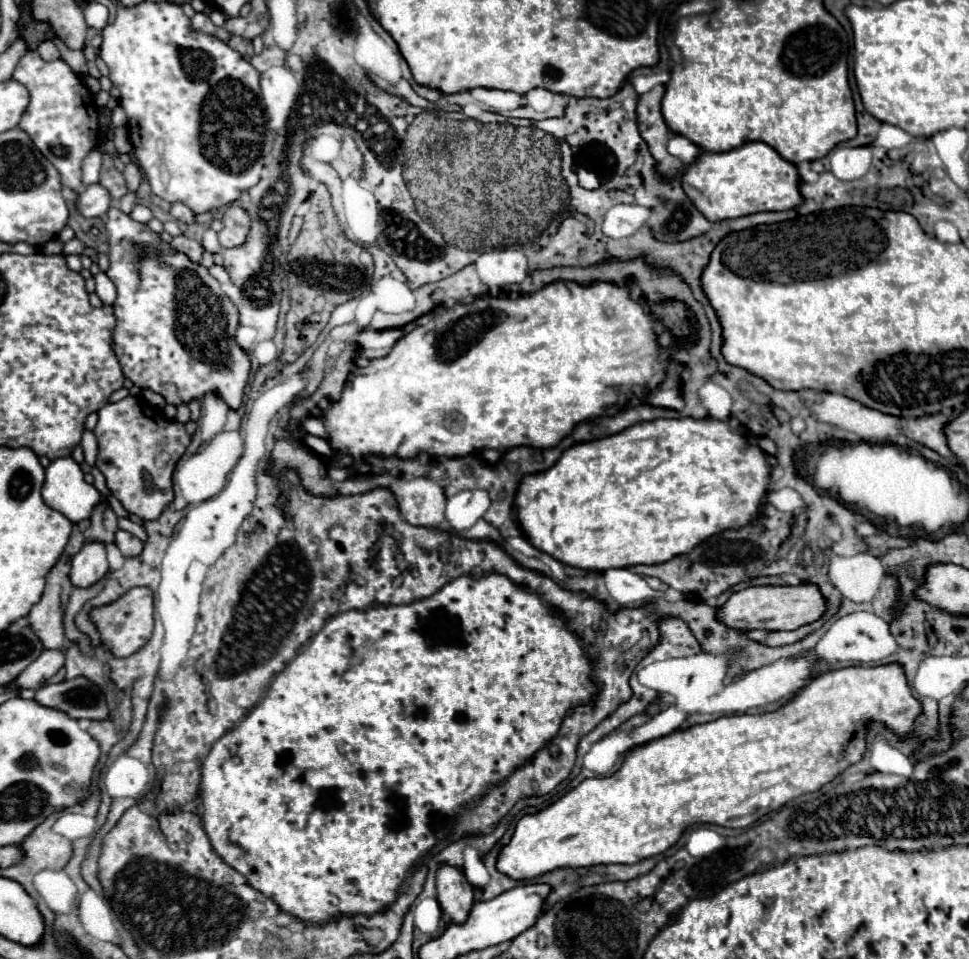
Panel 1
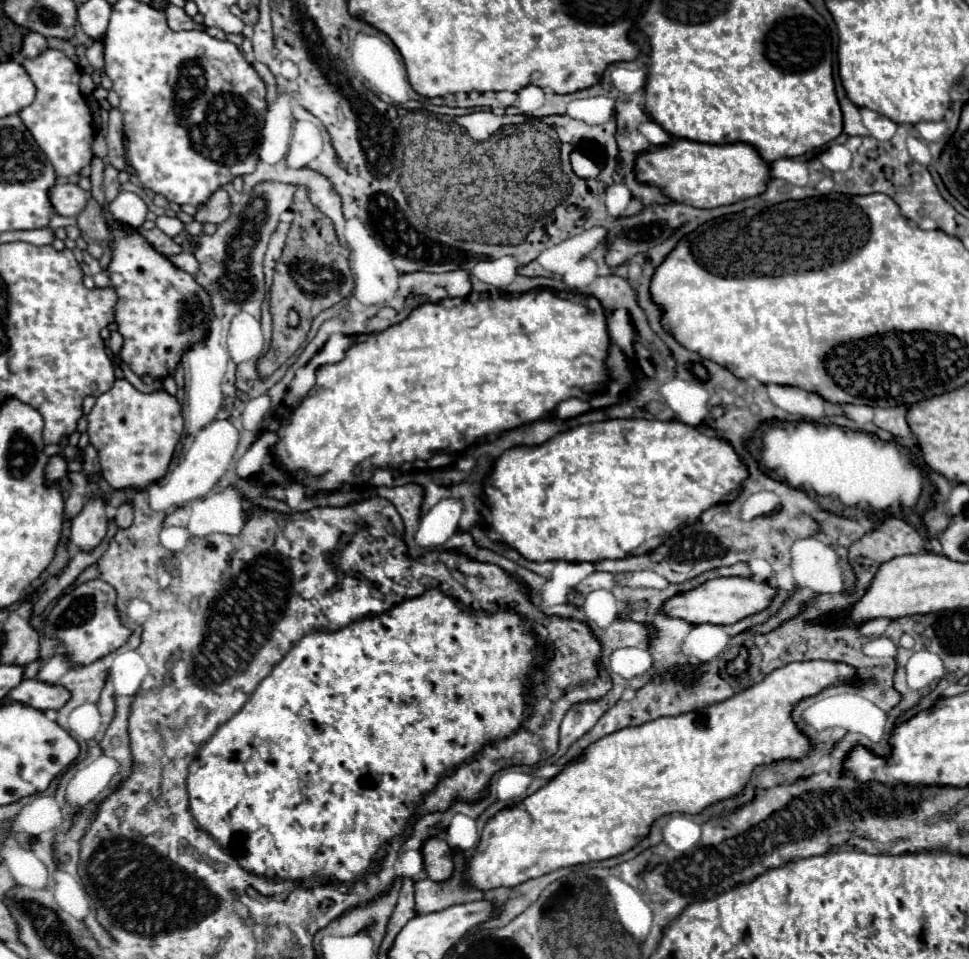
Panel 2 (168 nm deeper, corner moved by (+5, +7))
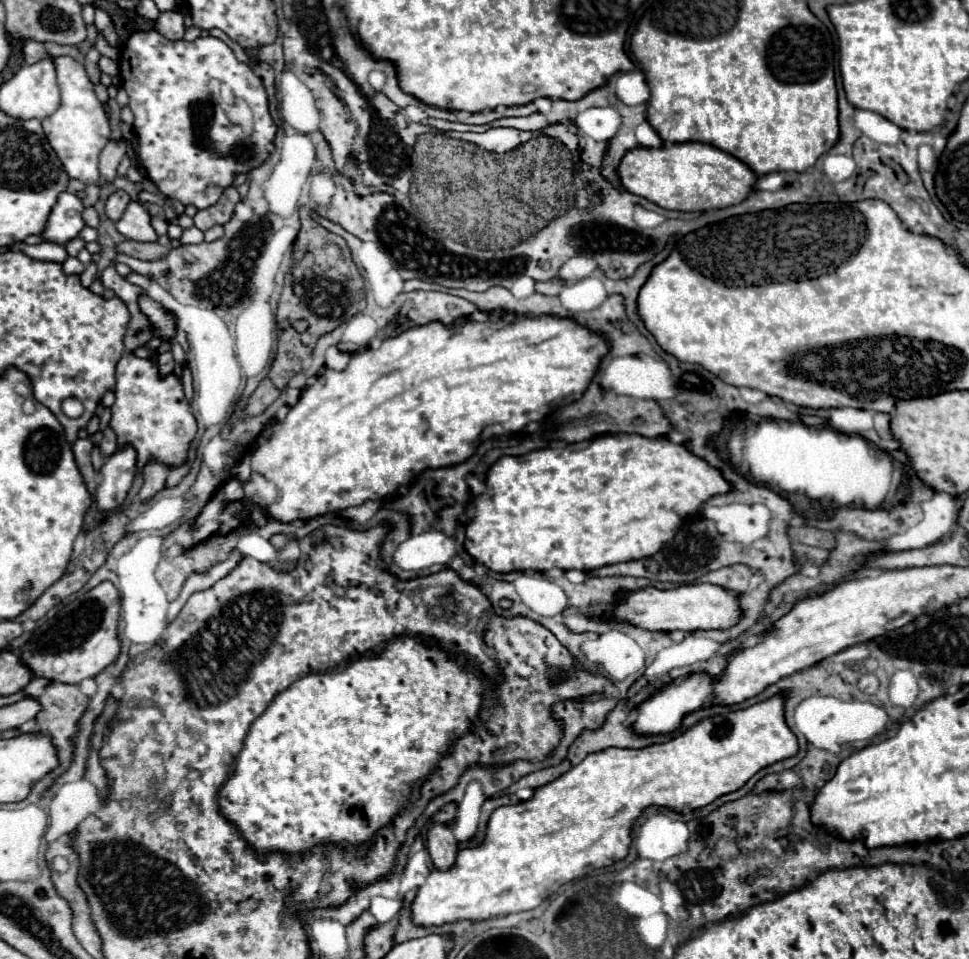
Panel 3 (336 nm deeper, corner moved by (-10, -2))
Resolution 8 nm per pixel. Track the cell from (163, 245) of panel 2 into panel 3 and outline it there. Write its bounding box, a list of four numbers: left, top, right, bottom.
[115,241,167,259]

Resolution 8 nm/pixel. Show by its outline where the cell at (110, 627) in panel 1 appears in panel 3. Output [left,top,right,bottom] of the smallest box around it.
[11,581,119,683]

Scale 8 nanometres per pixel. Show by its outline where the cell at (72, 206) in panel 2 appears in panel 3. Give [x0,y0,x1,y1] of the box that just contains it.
[41,191,85,245]

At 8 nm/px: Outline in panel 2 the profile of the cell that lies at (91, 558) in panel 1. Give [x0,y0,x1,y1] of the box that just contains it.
[70,498,108,552]

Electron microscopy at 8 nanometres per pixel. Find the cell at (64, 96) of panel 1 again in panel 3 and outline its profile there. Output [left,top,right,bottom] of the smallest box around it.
[43,57,111,185]

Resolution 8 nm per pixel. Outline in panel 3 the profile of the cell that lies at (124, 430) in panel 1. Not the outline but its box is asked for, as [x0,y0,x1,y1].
[111,353,197,467]

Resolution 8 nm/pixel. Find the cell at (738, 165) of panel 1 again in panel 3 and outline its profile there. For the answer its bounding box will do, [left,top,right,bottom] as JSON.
[617,141,757,211]

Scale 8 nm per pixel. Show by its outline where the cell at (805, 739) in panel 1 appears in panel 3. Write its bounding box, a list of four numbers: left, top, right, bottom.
[411,695,797,927]

